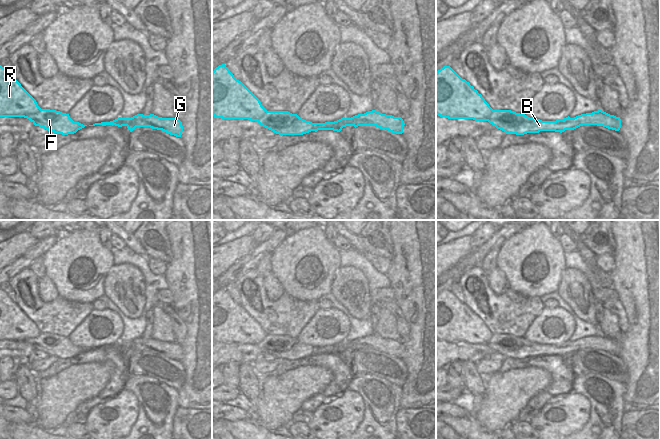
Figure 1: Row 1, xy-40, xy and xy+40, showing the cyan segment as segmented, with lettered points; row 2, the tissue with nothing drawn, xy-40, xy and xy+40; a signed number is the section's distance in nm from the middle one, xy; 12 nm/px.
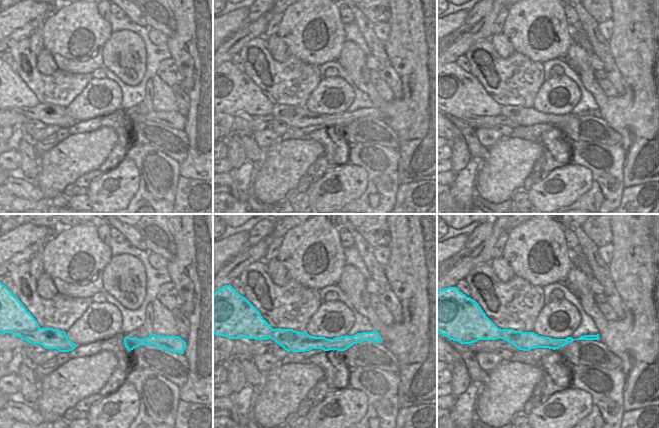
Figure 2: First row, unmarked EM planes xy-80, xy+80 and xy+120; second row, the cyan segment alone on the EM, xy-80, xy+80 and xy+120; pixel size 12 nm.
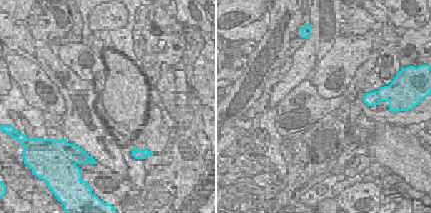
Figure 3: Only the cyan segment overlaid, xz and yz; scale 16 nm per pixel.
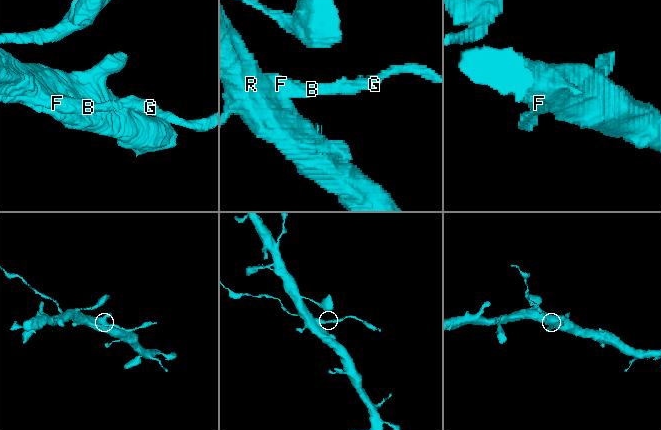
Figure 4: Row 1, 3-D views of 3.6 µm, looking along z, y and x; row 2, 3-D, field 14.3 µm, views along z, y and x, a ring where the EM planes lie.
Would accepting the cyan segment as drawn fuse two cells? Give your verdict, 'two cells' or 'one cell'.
two cells

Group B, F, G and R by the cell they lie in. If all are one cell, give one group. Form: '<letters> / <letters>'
B F G / R

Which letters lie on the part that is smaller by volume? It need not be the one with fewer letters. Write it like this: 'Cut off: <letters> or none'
Cut off: B, F, G.

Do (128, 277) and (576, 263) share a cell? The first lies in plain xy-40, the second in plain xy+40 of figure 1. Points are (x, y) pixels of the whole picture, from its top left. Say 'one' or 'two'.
two

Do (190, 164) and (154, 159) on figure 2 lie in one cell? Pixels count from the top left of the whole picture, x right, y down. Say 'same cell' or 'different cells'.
different cells

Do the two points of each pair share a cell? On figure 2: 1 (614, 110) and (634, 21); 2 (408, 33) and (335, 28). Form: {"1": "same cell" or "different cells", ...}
{"1": "same cell", "2": "different cells"}

